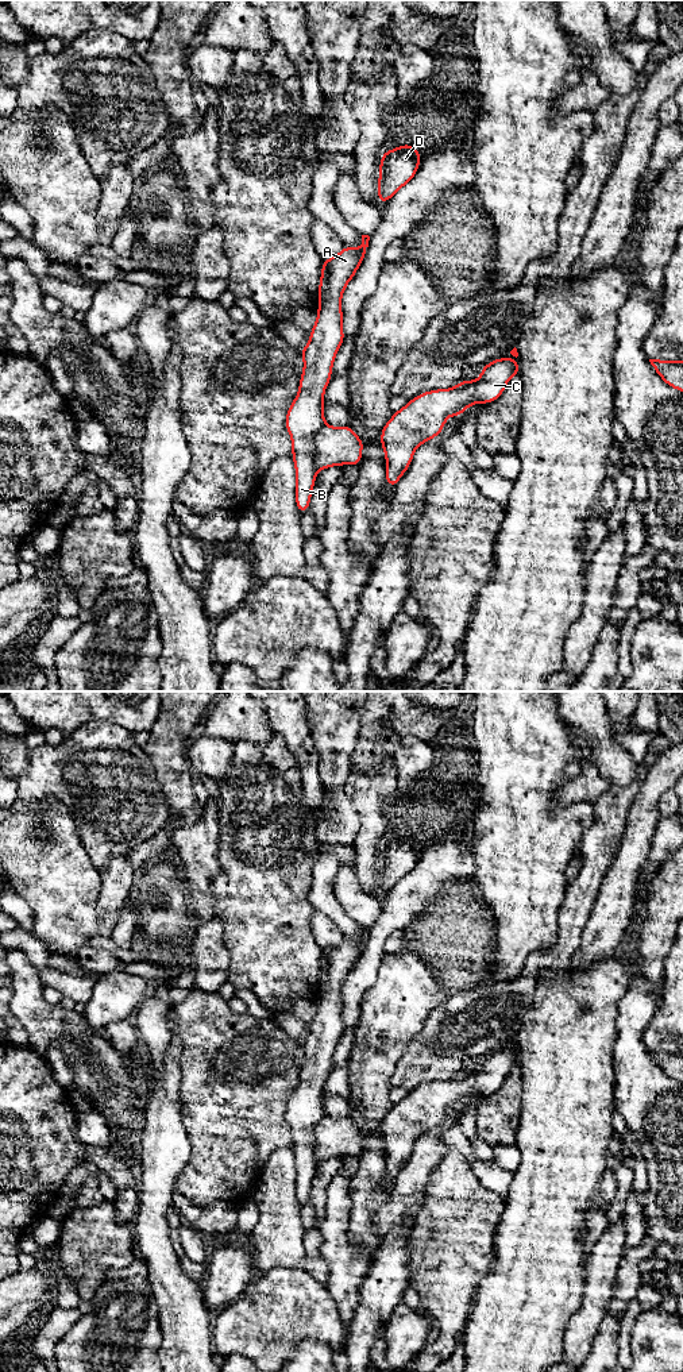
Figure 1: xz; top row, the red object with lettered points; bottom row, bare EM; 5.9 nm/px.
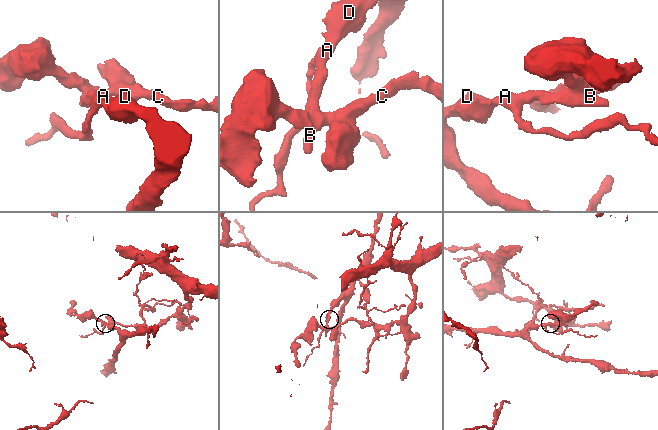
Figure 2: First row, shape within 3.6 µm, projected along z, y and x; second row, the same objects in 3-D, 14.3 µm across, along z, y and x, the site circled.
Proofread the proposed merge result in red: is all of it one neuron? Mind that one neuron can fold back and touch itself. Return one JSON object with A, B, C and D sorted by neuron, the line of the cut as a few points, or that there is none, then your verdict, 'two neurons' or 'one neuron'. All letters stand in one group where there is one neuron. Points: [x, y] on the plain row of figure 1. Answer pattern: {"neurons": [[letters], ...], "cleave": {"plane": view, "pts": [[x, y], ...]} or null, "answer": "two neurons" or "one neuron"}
{"neurons": [["A", "B", "D"], ["C"]], "cleave": {"plane": "xz", "pts": [[325, 1116], [313, 1130], [315, 1163]]}, "answer": "two neurons"}

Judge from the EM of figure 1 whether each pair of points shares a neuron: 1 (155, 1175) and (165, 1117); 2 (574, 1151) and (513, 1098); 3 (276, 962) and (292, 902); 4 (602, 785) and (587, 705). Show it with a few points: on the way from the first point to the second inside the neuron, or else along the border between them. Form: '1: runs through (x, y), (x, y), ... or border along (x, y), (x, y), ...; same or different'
1: runs through (162, 1160), (162, 1132); same
2: border along (521, 1072), (521, 1110), (516, 1136); different
3: runs through (276, 947), (277, 917); same
4: border along (593, 759), (598, 771), (612, 785); different

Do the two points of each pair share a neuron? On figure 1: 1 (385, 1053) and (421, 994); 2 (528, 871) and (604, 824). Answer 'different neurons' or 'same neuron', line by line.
1: same neuron
2: different neurons

